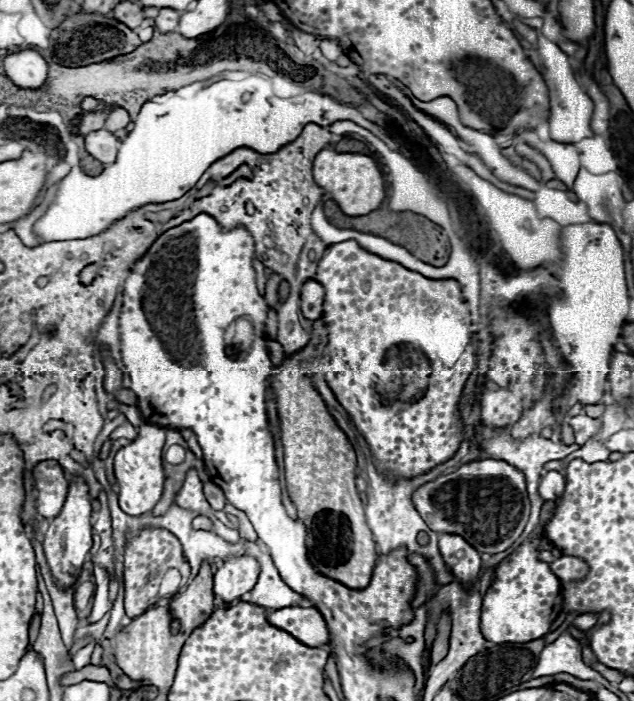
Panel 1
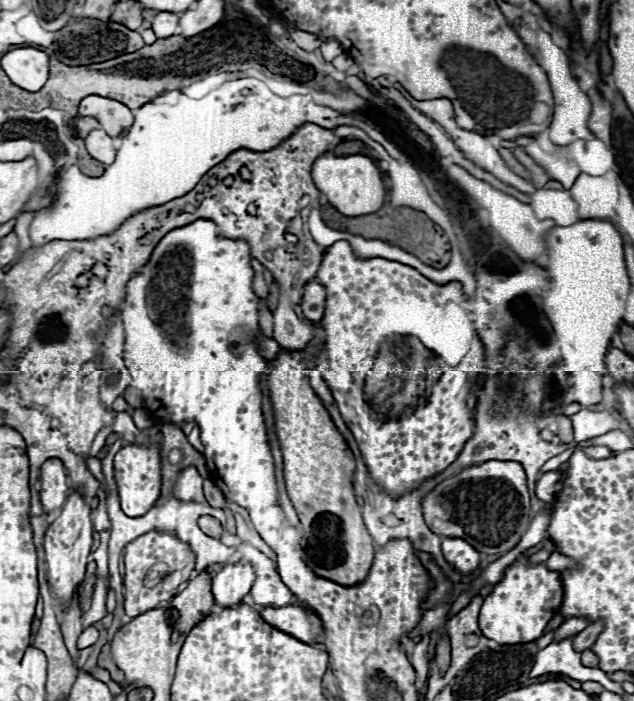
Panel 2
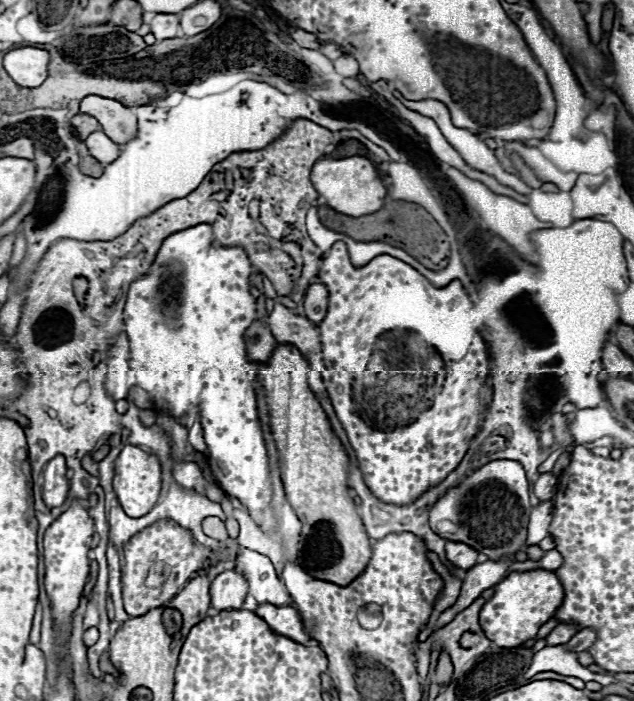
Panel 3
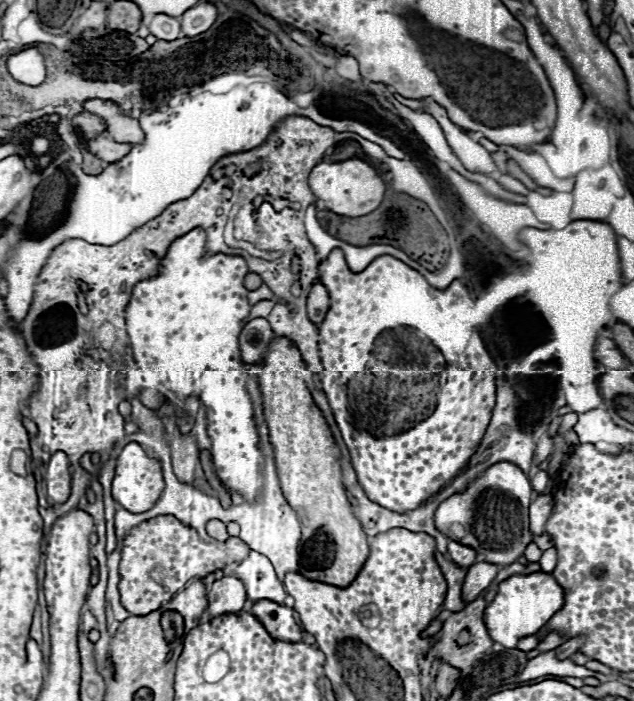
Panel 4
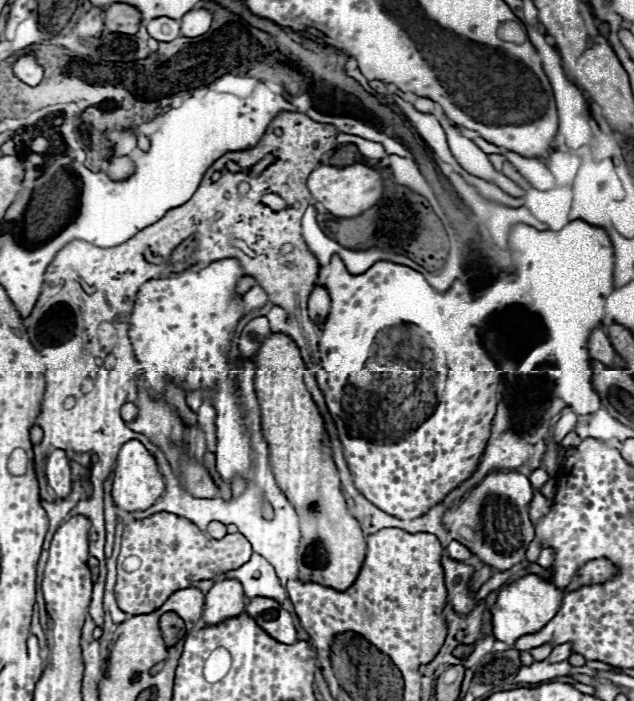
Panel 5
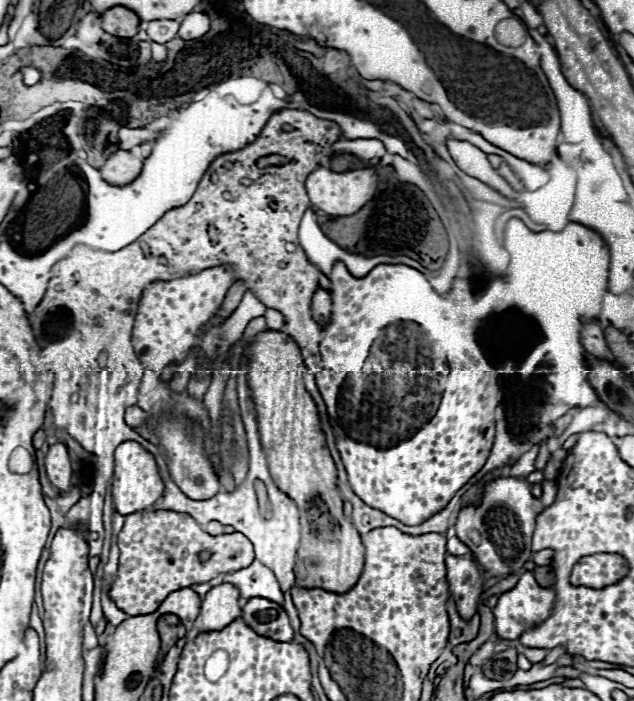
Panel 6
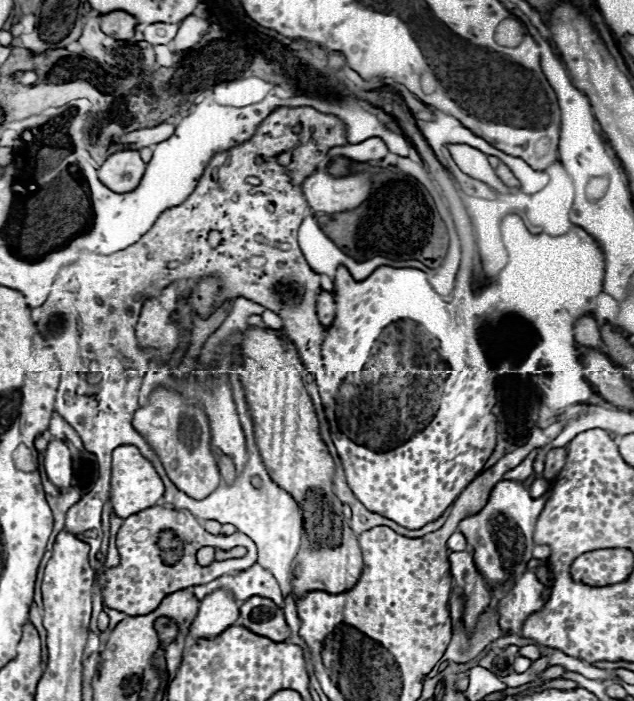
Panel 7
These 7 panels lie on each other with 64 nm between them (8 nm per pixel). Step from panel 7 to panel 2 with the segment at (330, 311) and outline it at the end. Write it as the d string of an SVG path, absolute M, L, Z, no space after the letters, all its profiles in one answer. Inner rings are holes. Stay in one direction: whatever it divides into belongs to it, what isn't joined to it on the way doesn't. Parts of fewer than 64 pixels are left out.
M308 282L304 286L304 296L302 296L302 312L308 320L318 322L324 314L324 300L326 300L326 290L318 282Z

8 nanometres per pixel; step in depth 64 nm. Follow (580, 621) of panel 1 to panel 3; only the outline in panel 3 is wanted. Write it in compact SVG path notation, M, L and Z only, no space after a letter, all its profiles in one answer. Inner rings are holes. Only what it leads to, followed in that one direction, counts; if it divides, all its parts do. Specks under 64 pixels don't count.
M558 624L546 638L550 646L558 646L558 642L568 642L580 628L576 624Z

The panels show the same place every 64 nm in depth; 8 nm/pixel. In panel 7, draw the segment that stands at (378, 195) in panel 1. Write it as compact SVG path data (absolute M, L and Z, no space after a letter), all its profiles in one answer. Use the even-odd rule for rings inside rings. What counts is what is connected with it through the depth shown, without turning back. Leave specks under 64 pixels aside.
M314 172L302 184L304 196L314 212L336 214L358 208L372 190L370 174L350 174L334 178L328 172Z

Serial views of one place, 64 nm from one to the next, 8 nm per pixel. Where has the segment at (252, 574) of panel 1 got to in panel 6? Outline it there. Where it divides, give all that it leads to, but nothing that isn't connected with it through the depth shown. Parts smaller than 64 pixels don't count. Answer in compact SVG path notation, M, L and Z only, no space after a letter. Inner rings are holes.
M220 584L214 586L202 600L202 610L200 610L200 622L202 630L222 630L230 622L242 616L242 606L240 606L240 590L234 584Z

